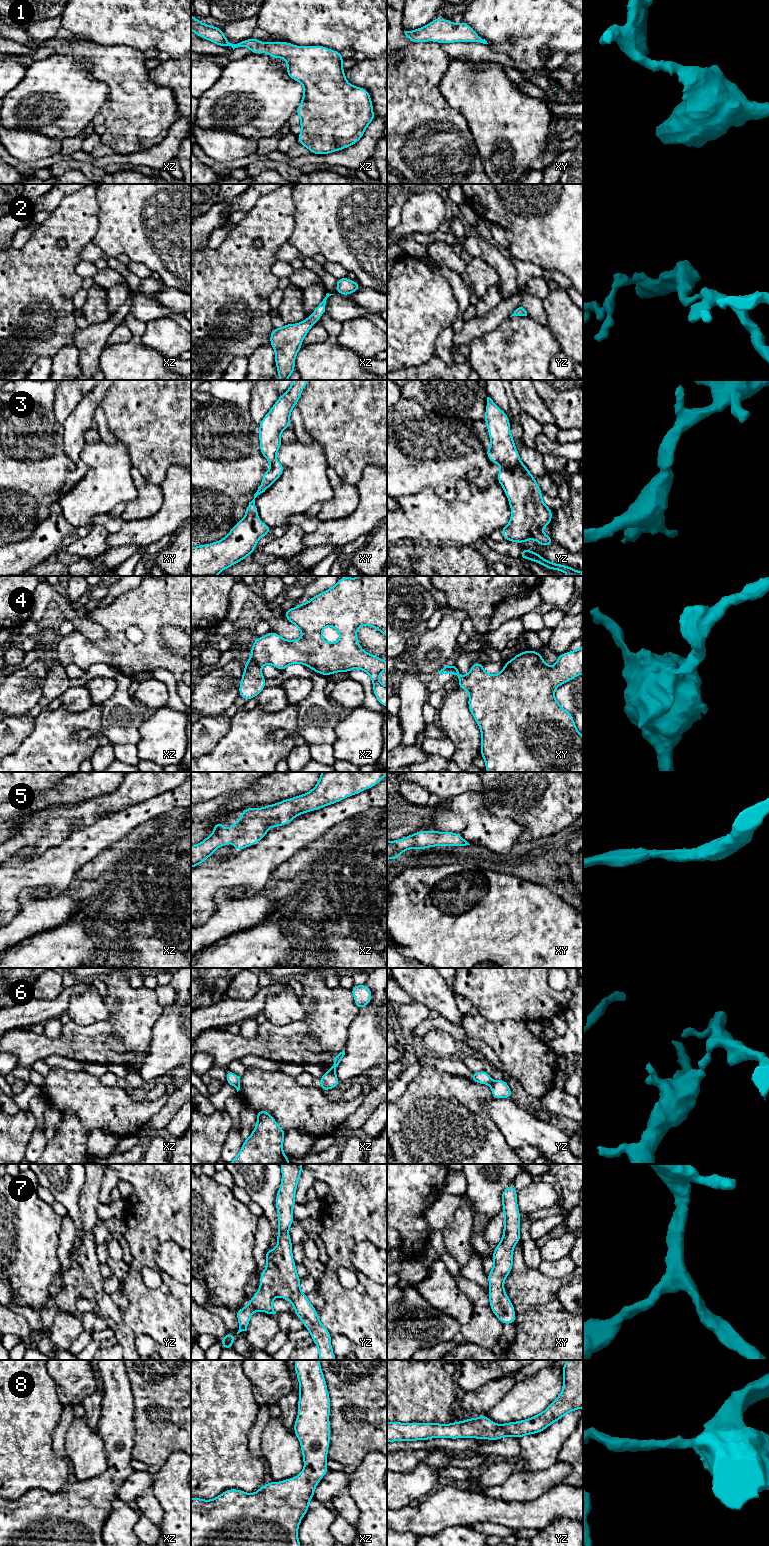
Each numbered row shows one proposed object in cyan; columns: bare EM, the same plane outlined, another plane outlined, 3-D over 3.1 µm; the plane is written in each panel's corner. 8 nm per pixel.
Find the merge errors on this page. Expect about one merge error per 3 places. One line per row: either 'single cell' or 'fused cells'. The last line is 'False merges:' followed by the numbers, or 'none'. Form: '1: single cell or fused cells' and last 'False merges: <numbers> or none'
1: single cell
2: single cell
3: single cell
4: fused cells
5: single cell
6: fused cells
7: single cell
8: single cell
False merges: 4, 6

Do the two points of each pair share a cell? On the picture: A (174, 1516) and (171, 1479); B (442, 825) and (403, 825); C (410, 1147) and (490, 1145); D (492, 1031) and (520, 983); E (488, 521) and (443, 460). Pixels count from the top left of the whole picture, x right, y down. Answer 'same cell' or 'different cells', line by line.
A: same cell
B: different cells
C: same cell
D: different cells
E: different cells

